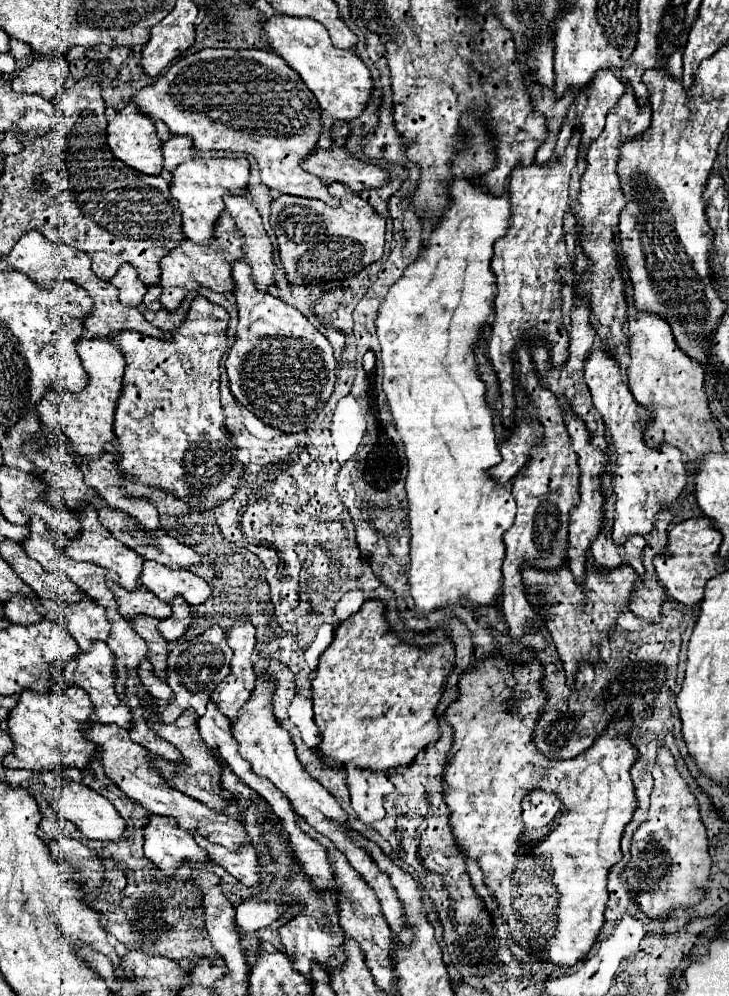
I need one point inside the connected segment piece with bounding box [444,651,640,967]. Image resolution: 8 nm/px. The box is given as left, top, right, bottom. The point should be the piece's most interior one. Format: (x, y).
(553, 895)

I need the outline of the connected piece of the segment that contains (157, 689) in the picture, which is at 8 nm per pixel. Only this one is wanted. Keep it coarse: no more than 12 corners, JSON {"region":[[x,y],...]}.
{"region":[[142,661],[138,675],[152,697],[172,701],[172,689]]}

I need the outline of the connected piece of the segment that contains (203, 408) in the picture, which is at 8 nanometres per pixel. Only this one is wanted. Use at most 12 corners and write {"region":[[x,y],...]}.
{"region":[[196,297],[126,357],[126,477],[194,511],[244,475],[218,391],[226,309]]}

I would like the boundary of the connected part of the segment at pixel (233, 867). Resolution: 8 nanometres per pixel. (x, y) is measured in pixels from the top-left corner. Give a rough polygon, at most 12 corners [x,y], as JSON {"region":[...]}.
{"region":[[194,835],[210,861],[250,889],[260,885],[254,847],[238,853]]}

